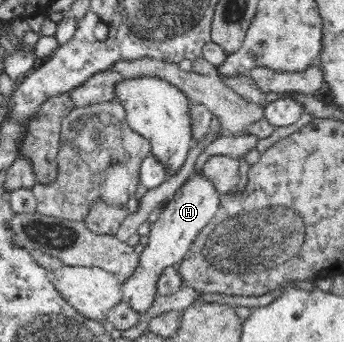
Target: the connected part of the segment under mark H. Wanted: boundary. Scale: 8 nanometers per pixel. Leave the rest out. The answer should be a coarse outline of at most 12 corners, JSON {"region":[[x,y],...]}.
{"region":[[194,171],[151,224],[123,301],[146,313],[166,267],[179,265],[221,195]]}

